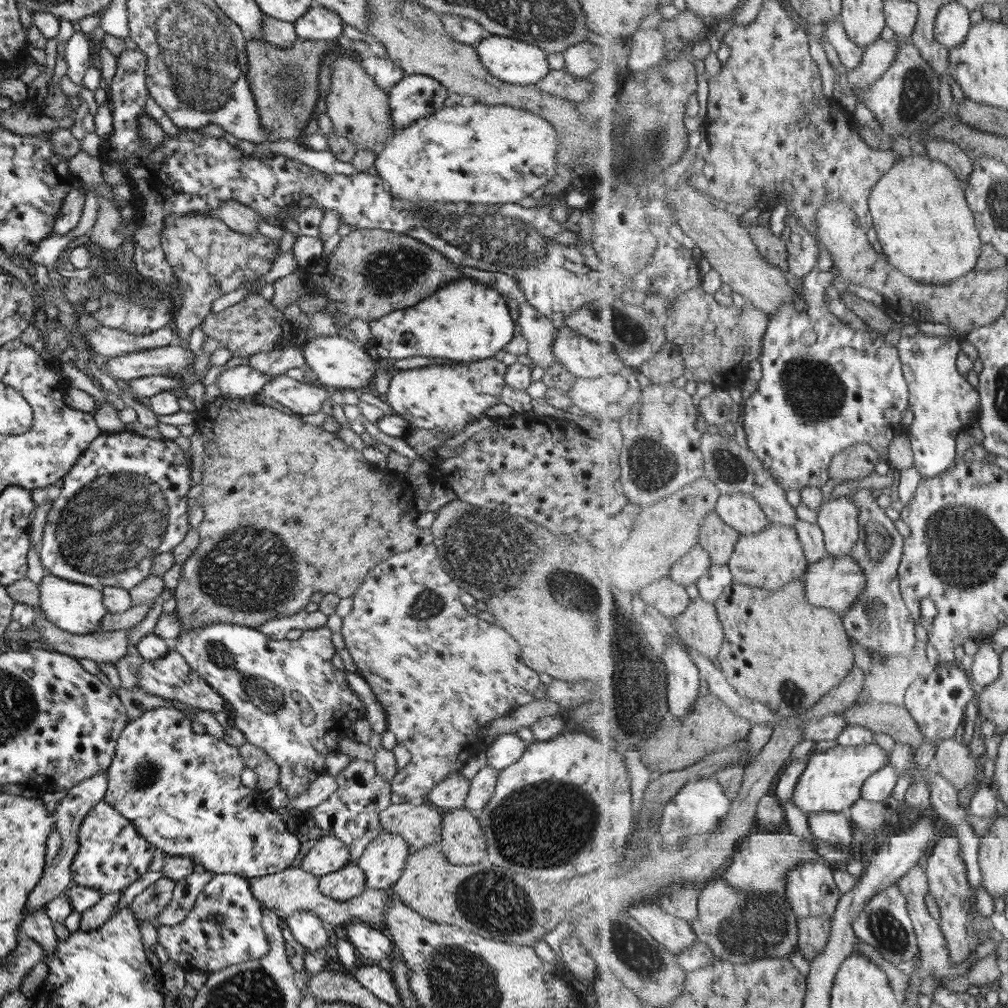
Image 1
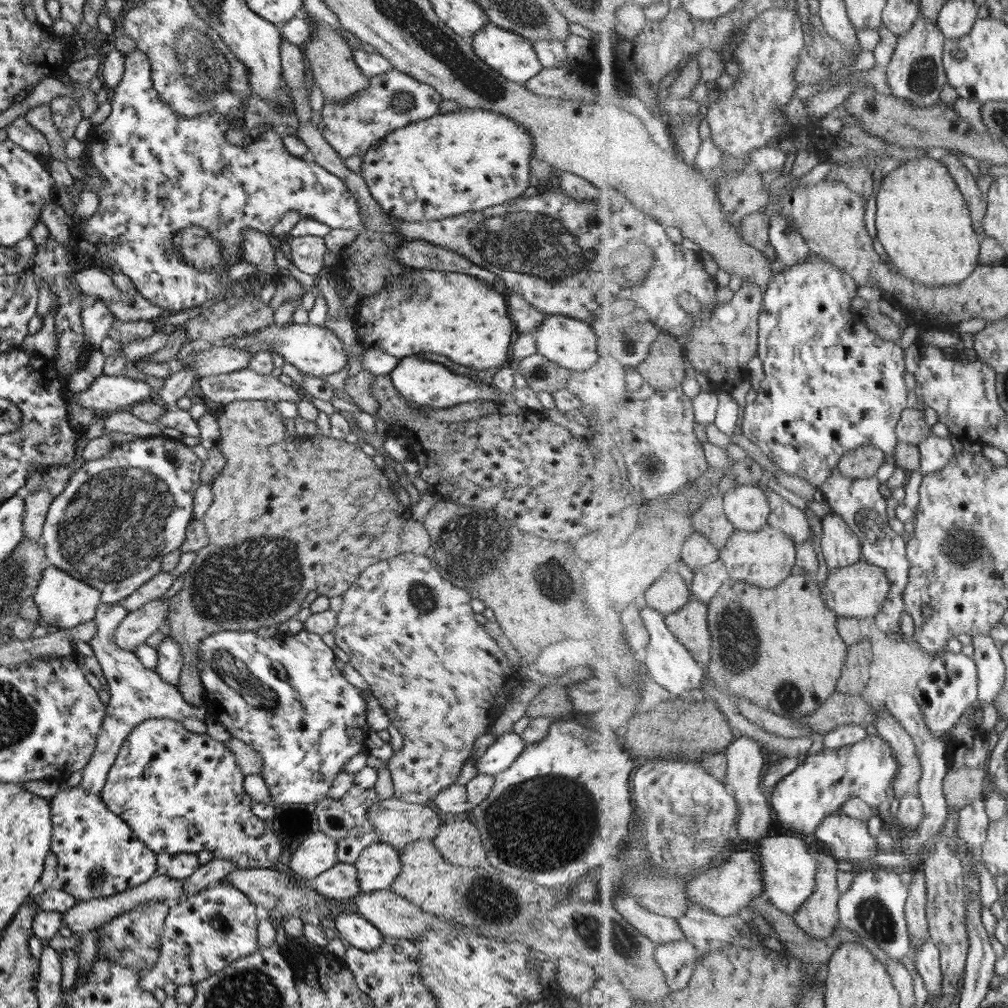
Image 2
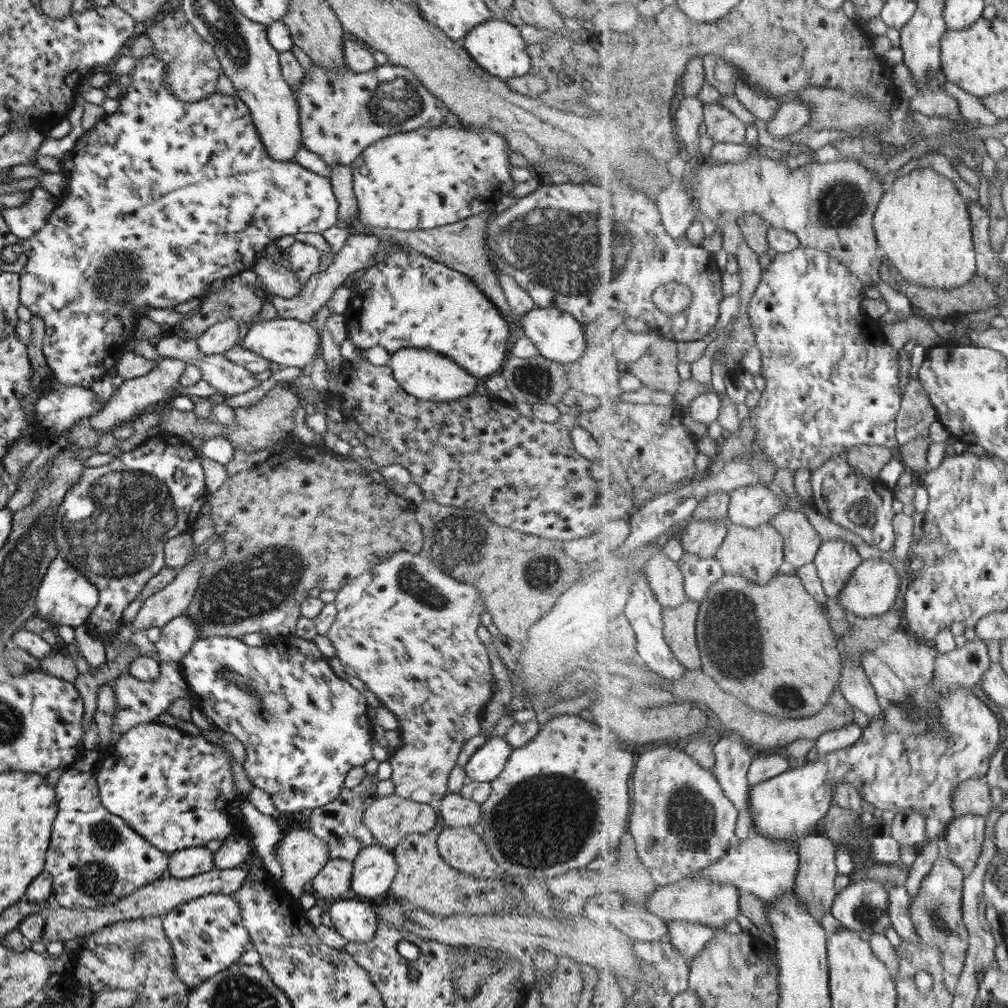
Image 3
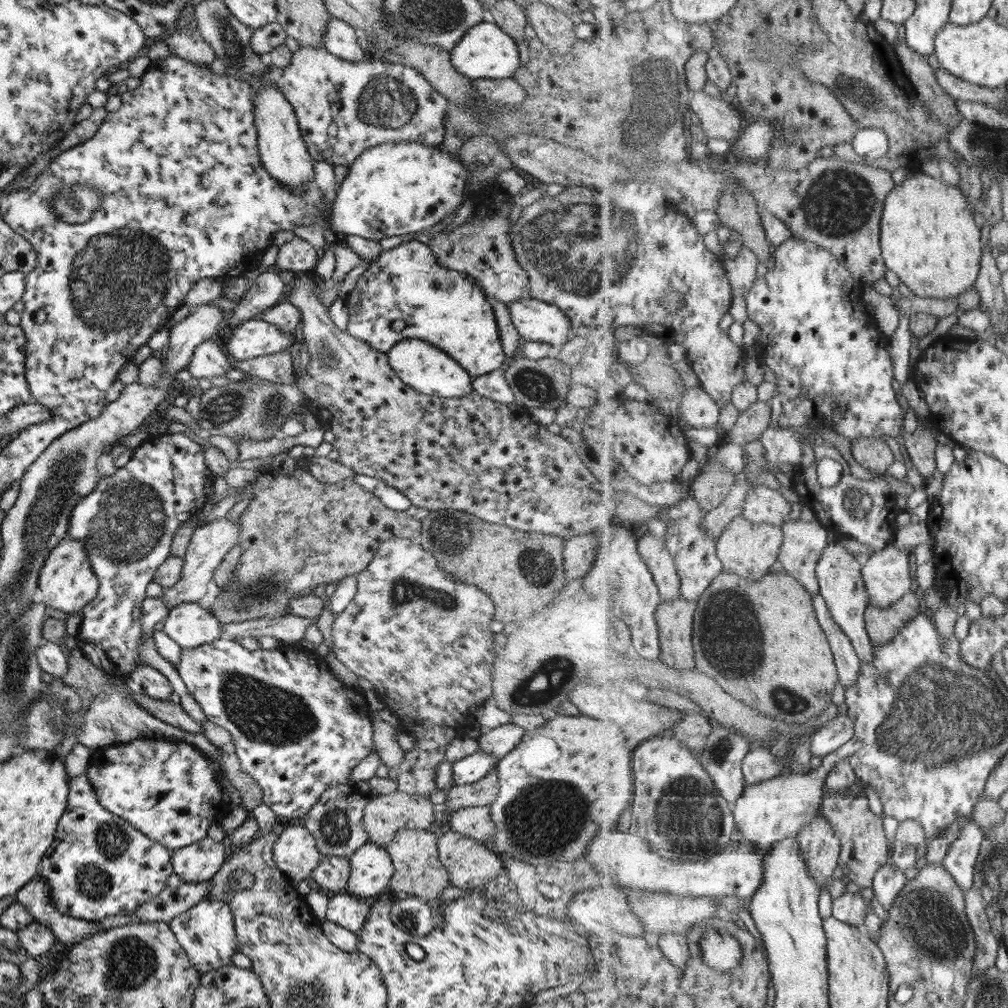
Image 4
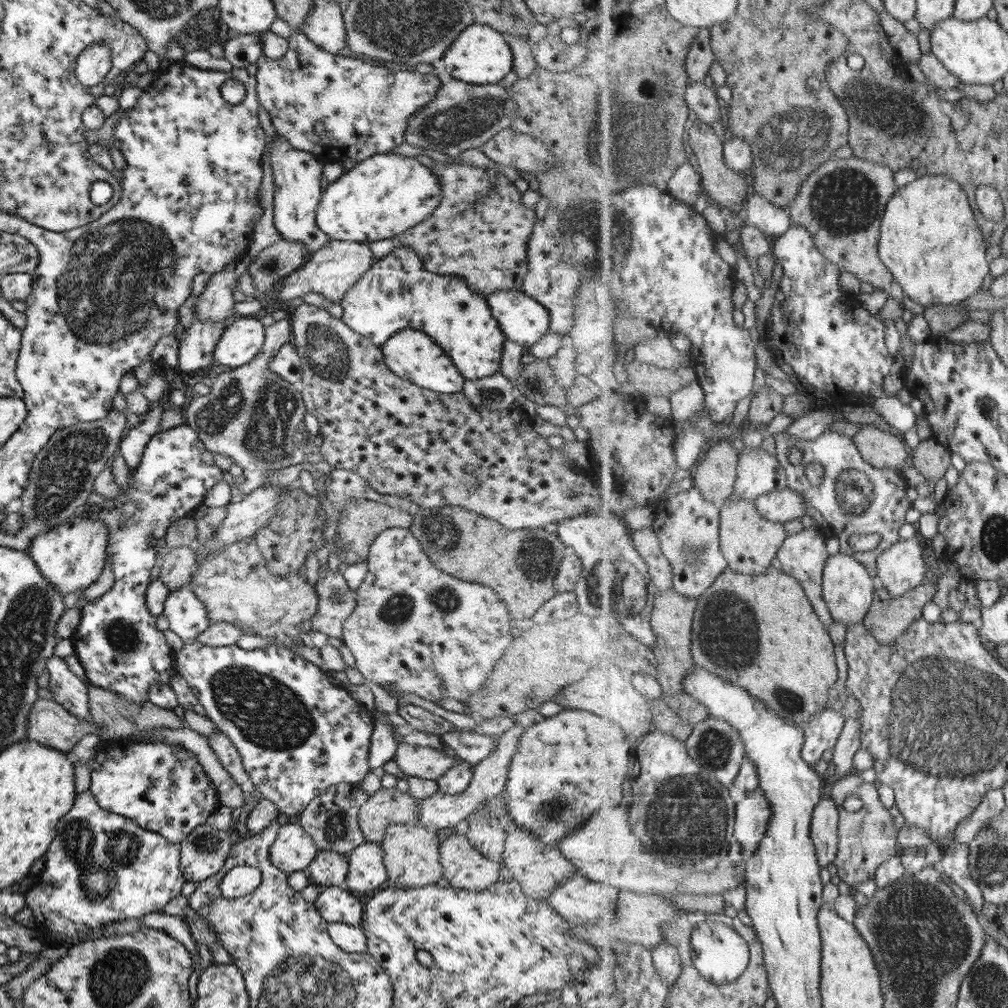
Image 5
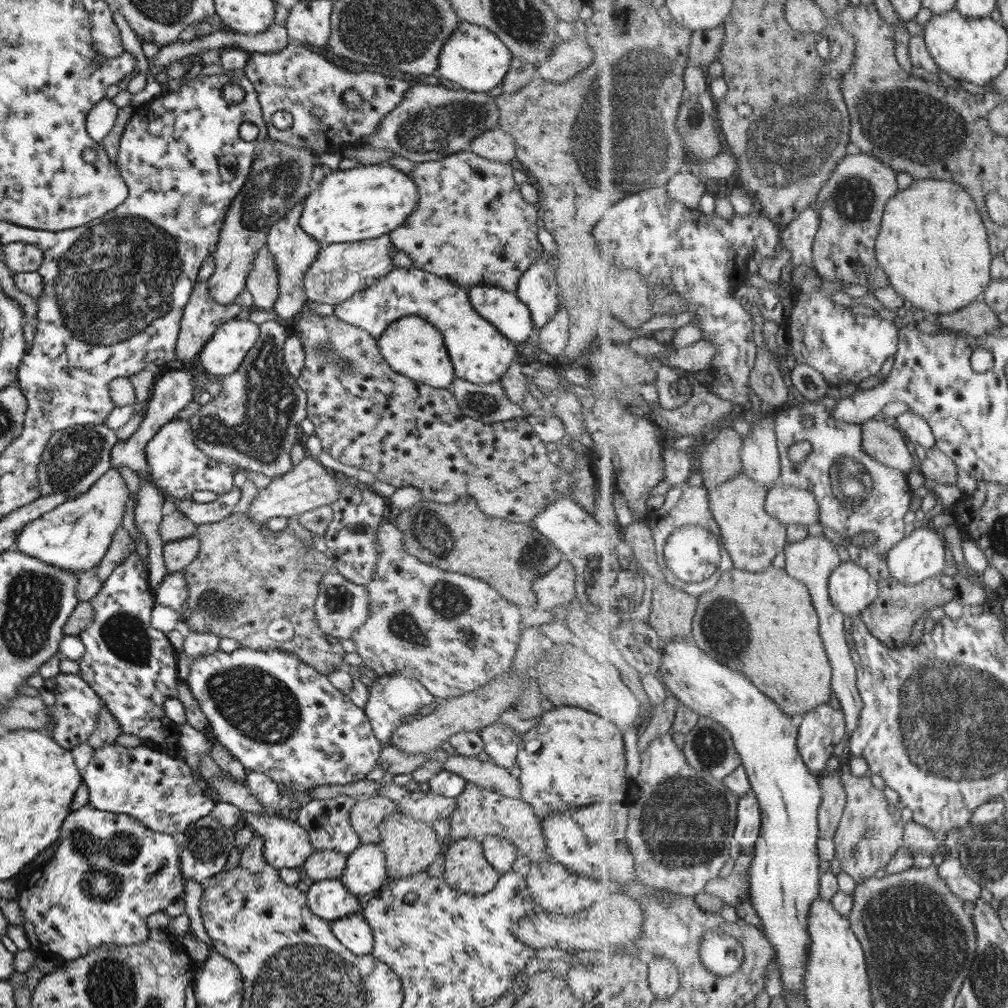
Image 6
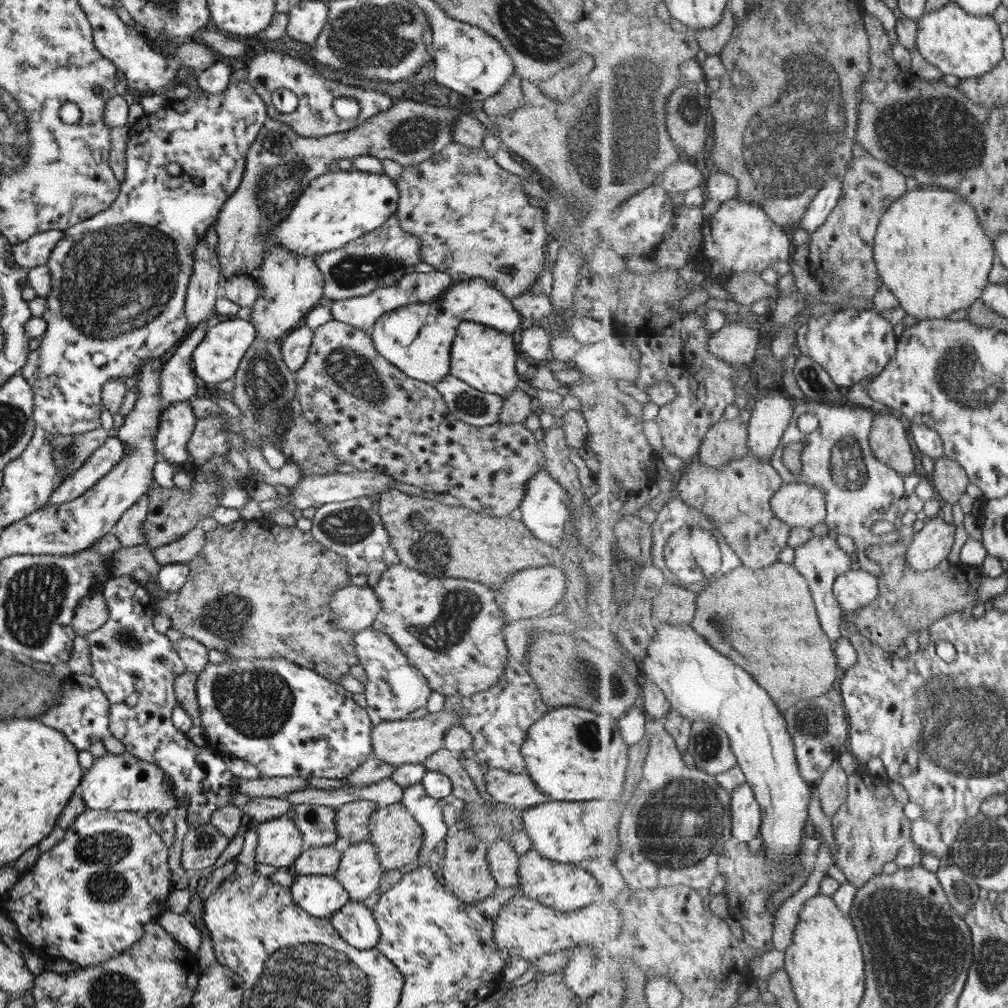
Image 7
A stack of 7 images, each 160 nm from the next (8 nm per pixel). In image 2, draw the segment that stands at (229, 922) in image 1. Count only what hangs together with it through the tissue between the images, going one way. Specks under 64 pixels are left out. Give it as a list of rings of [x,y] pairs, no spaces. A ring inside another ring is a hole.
[[[218,882],[211,884],[183,902],[174,902],[162,922],[159,956],[155,965],[140,976],[138,986],[145,992],[163,988],[165,982],[193,984],[216,974],[237,959],[247,957],[257,948],[258,909],[243,893]]]

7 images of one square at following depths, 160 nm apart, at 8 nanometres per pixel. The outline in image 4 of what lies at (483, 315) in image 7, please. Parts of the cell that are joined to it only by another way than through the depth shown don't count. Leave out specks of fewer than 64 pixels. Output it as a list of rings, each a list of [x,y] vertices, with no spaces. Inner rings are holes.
[[[524,297],[506,307],[521,341],[537,341],[555,348],[570,338],[568,318],[556,306]],[[414,338],[400,340],[385,354],[388,366],[395,372],[397,378],[420,394],[439,398],[459,398],[473,392],[471,389],[473,378],[468,372],[428,342]]]

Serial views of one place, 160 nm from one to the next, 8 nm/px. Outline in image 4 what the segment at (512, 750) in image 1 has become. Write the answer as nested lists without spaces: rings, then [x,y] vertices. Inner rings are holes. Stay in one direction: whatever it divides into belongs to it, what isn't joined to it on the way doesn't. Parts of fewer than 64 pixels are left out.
[[[478,751],[475,754],[464,756],[457,762],[452,762],[451,780],[453,785],[468,785],[477,782],[498,762],[497,756]]]

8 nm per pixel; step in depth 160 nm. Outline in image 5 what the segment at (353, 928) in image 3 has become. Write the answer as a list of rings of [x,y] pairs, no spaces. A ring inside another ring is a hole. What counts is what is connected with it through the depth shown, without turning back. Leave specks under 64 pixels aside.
[[[328,886],[319,887],[317,898],[315,898],[314,905],[319,916],[326,923],[343,923],[348,925],[359,925],[359,921],[362,919],[364,908],[354,898],[350,892],[345,890],[345,886]]]

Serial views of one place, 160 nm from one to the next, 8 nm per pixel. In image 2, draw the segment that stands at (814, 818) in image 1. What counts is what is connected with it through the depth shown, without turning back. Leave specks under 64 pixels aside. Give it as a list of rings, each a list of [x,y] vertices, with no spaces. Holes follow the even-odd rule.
[[[845,812],[828,815],[814,836],[831,856],[840,860],[850,860],[857,864],[879,854],[879,846],[871,832],[867,830],[867,821],[853,818]]]

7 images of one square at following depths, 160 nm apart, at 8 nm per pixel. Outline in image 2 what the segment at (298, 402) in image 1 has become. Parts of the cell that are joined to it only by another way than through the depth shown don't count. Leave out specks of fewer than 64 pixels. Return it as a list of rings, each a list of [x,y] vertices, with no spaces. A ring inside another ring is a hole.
[[[237,370],[201,381],[202,397],[225,406],[235,400],[287,401],[296,404],[307,398],[294,385],[285,386],[270,375],[255,374],[253,370]]]

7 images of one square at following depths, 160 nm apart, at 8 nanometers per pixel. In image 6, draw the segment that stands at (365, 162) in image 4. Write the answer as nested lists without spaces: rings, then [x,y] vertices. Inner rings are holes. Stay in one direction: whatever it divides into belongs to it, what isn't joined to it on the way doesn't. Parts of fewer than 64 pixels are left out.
[[[386,163],[353,167],[349,170],[334,169],[326,174],[302,200],[298,225],[304,233],[318,242],[320,247],[335,243],[350,243],[387,235],[396,226],[405,223],[409,213],[415,208],[418,194],[412,178]]]

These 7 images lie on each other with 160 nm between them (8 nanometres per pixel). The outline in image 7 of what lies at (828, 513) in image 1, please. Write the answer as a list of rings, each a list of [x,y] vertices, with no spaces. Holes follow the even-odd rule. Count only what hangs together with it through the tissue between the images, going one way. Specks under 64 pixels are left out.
[[[861,568],[848,570],[835,581],[834,593],[845,612],[859,611],[880,596],[877,573]]]

